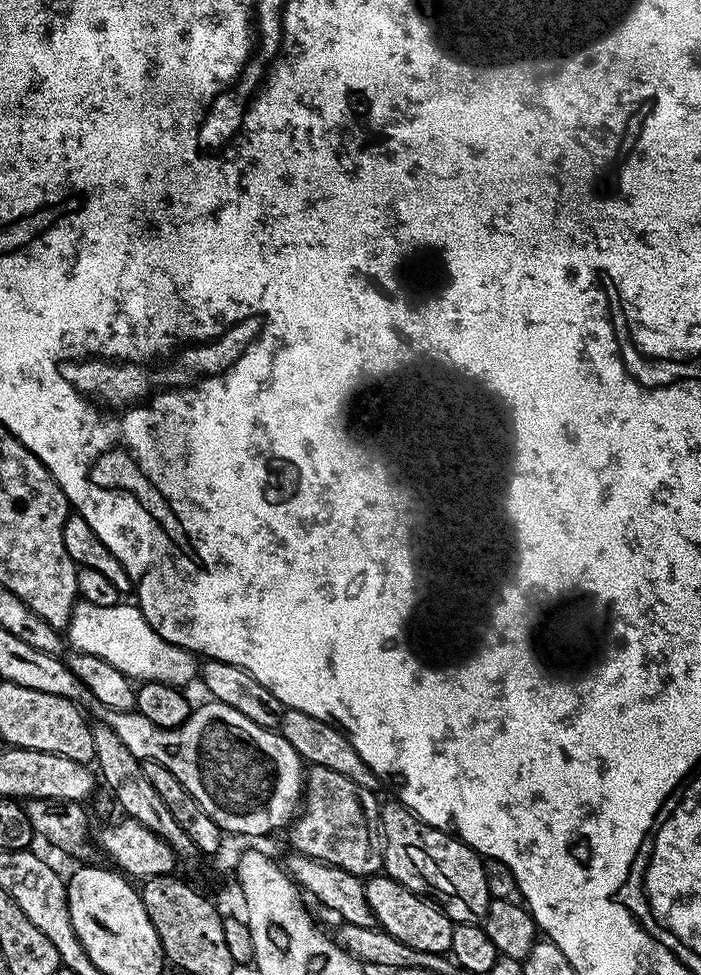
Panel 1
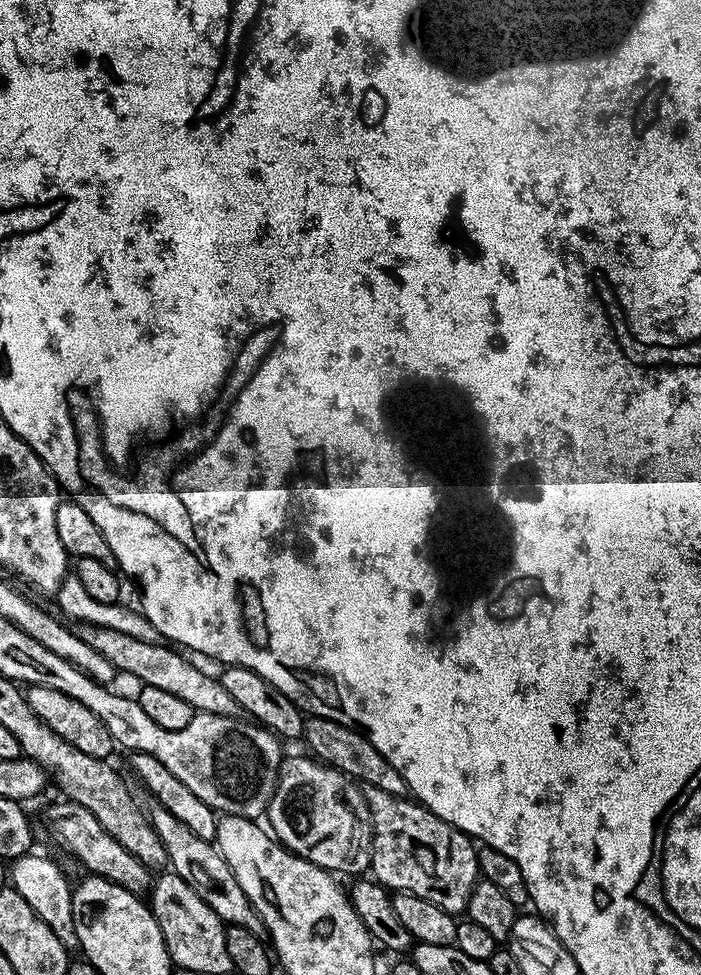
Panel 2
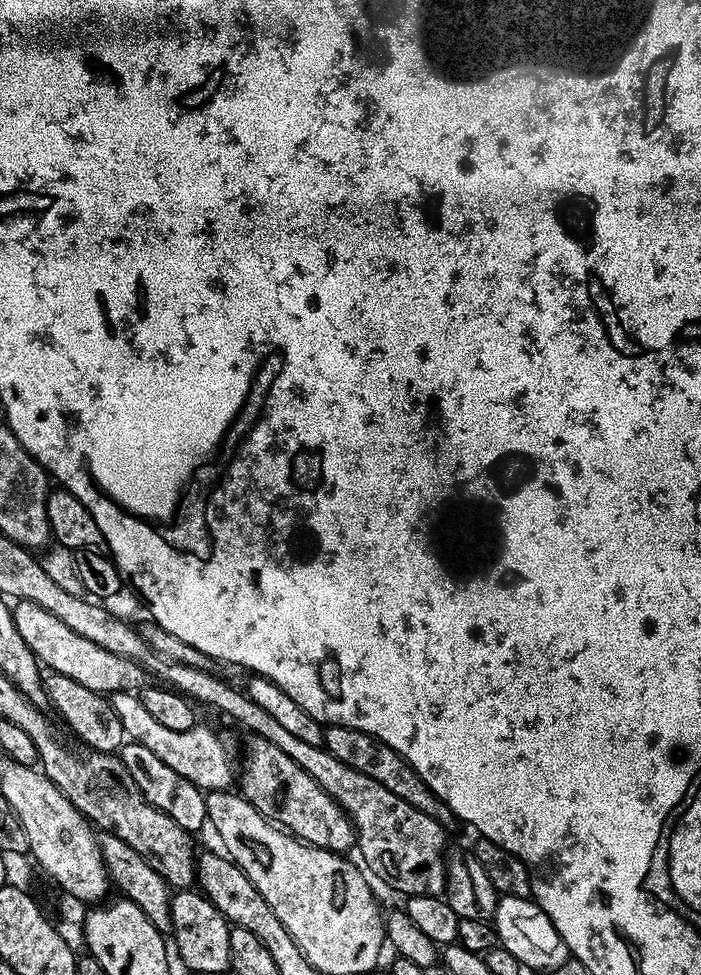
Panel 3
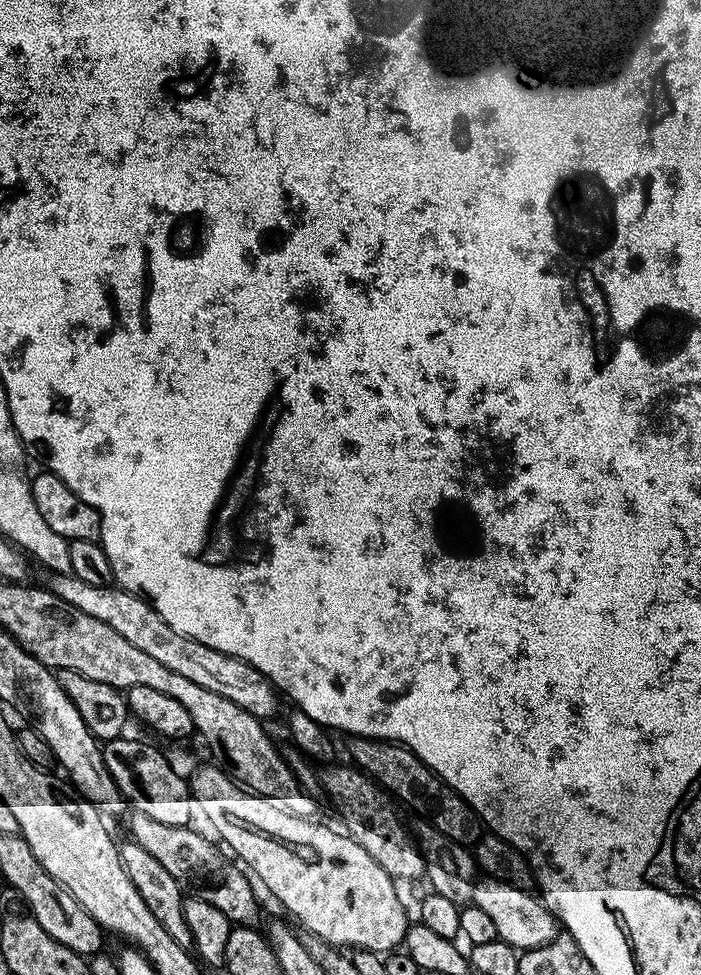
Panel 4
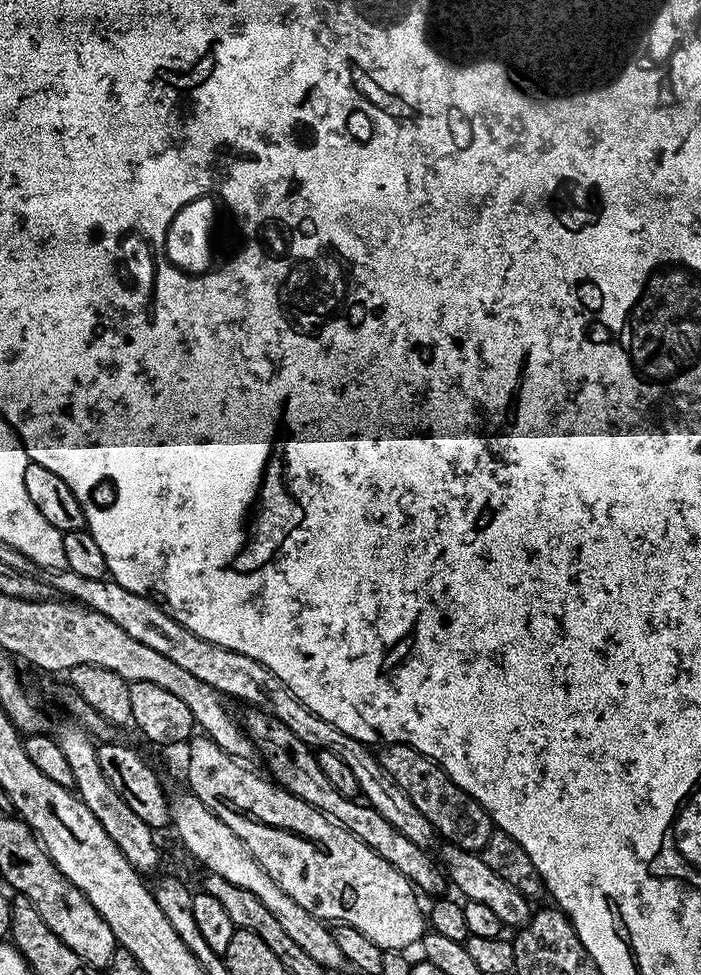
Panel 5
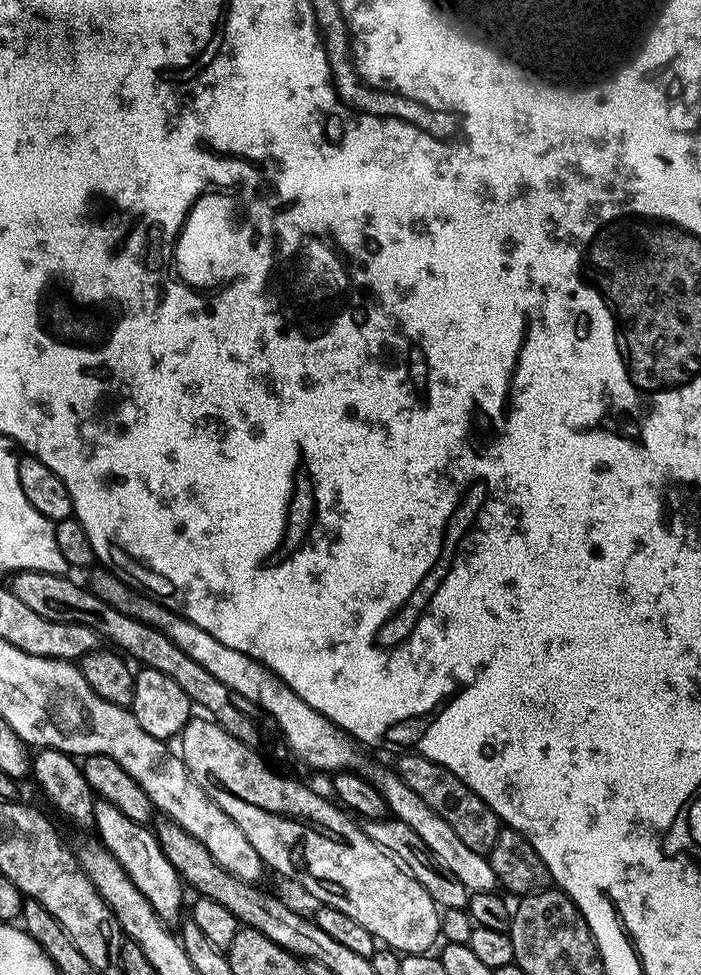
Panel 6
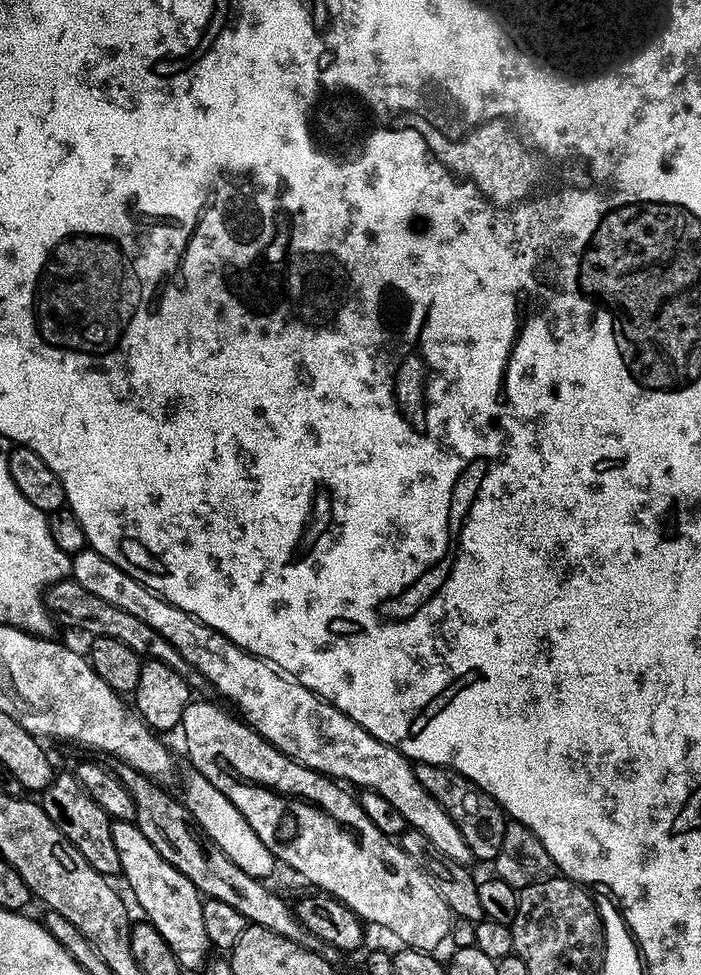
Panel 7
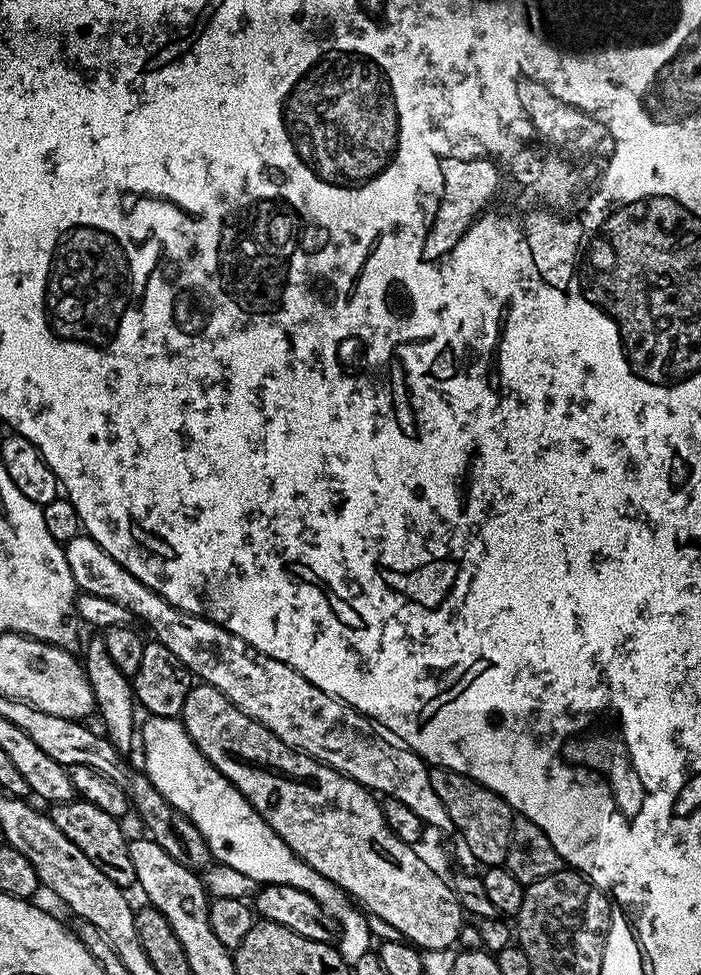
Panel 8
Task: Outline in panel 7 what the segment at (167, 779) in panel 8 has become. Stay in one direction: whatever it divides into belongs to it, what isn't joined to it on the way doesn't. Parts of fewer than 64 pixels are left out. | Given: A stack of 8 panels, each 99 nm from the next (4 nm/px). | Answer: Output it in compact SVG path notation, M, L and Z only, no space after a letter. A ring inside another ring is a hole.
M192 770L189 773L184 780L182 800L188 811L191 812L192 819L196 821L201 833L211 838L230 858L230 862L242 866L242 870L246 870L246 874L257 878L268 878L272 867L277 867L278 864L272 851L264 845L262 838L258 838L258 834L254 834L254 830L250 830L250 822L246 822L246 818L242 818L238 806L234 806L234 802L230 802L230 798L226 798L226 794L222 794L222 790L210 786L210 782L206 782L206 778L202 778L200 772Z

